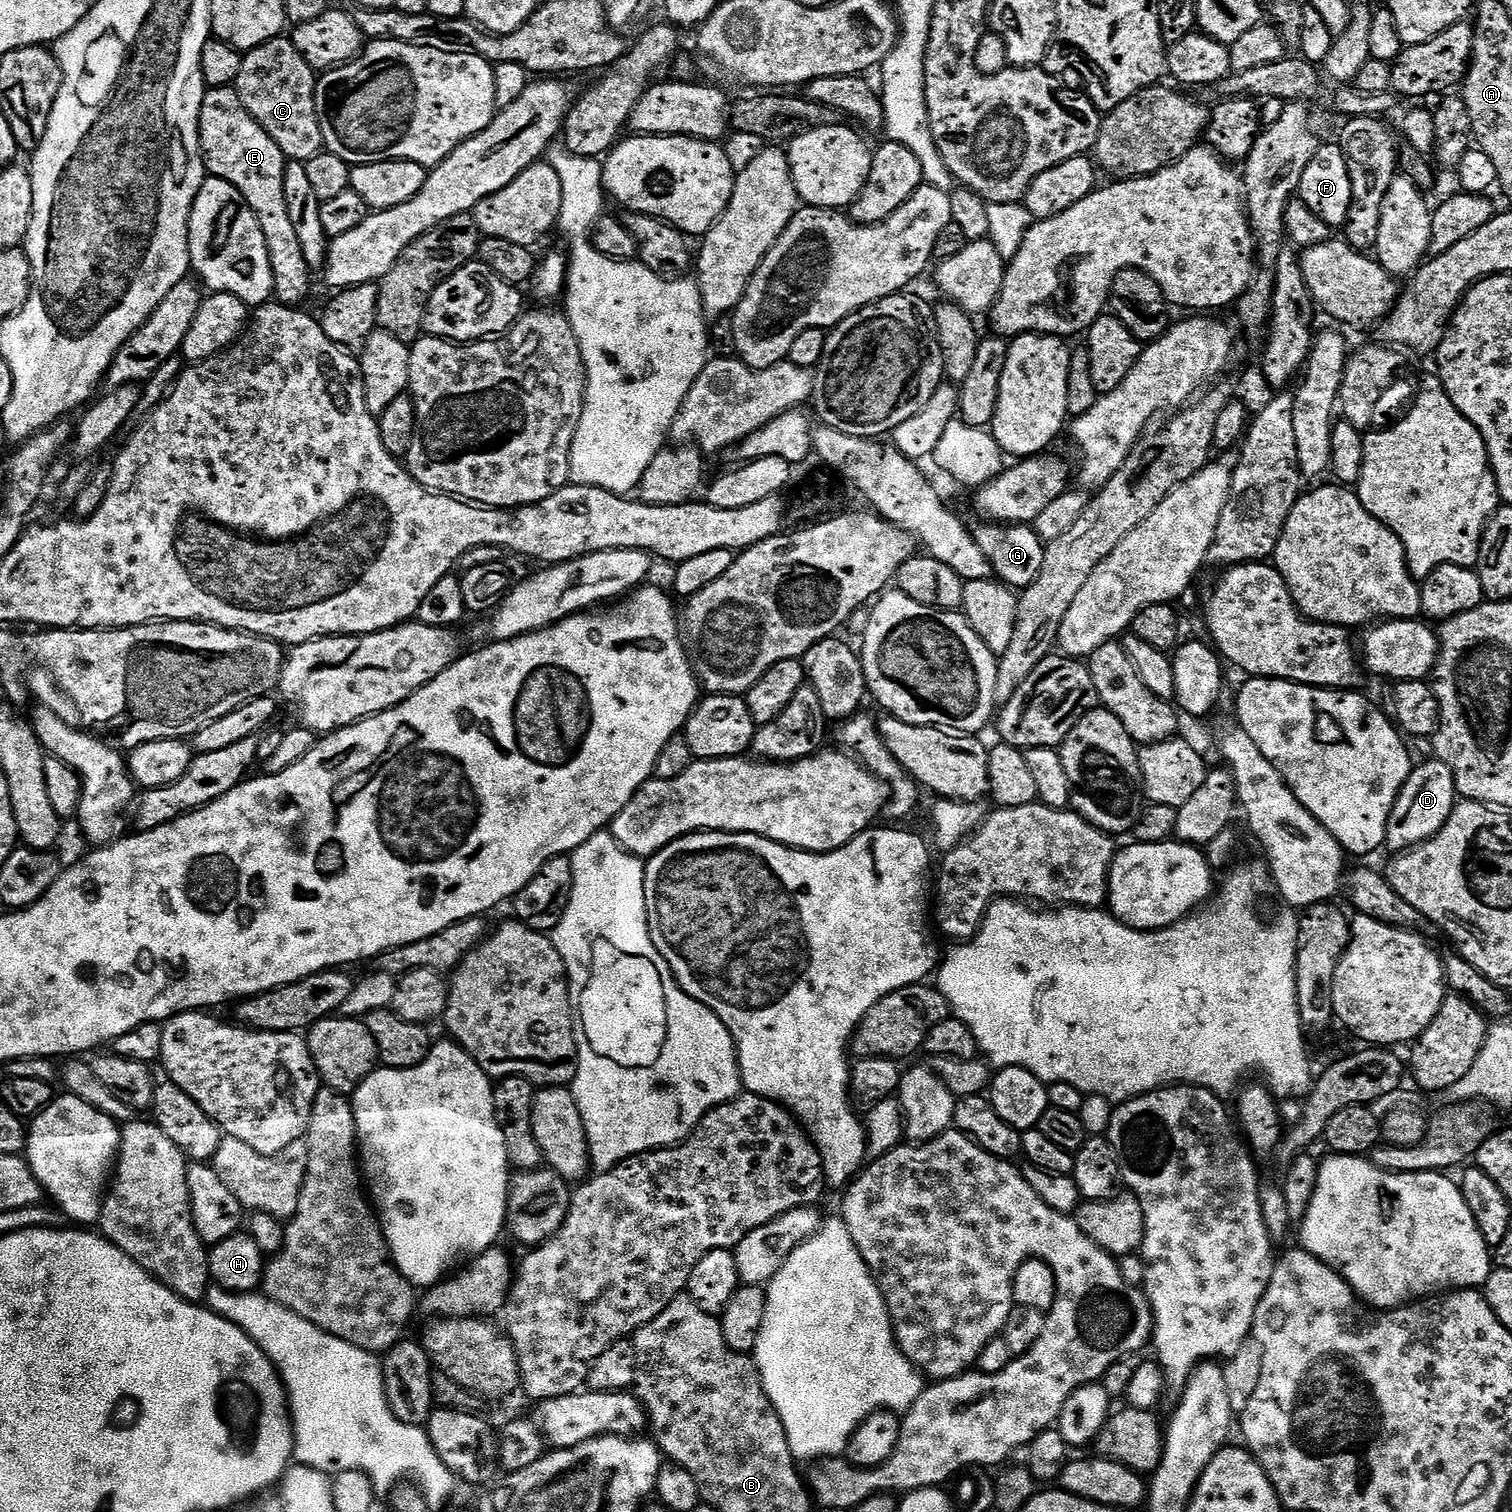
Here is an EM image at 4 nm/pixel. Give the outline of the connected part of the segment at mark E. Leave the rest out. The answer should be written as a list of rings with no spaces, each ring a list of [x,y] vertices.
[[[235,87],[227,88],[208,88],[204,93],[204,101],[202,102],[202,110],[200,111],[200,155],[204,157],[204,166],[208,176],[217,176],[226,182],[230,182],[230,186],[234,186],[234,190],[238,190],[238,194],[242,194],[245,204],[250,206],[250,210],[254,210],[254,214],[258,218],[258,226],[262,226],[262,234],[266,238],[266,250],[270,254],[270,270],[274,274],[274,296],[281,304],[289,306],[303,305],[303,300],[308,296],[308,287],[312,284],[313,269],[309,268],[306,258],[302,254],[302,245],[298,243],[298,234],[294,231],[294,226],[290,222],[290,210],[286,206],[286,190],[284,189],[284,165],[286,157],[282,154],[282,150],[278,150],[278,146],[274,143],[274,138],[270,138],[270,134],[266,134],[266,130],[262,130],[262,126],[258,126],[258,122],[254,122],[254,118],[246,110],[246,106],[242,106],[242,102],[238,98]]]

